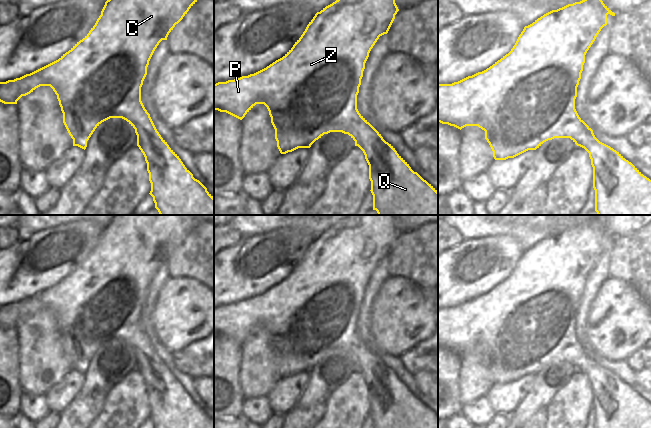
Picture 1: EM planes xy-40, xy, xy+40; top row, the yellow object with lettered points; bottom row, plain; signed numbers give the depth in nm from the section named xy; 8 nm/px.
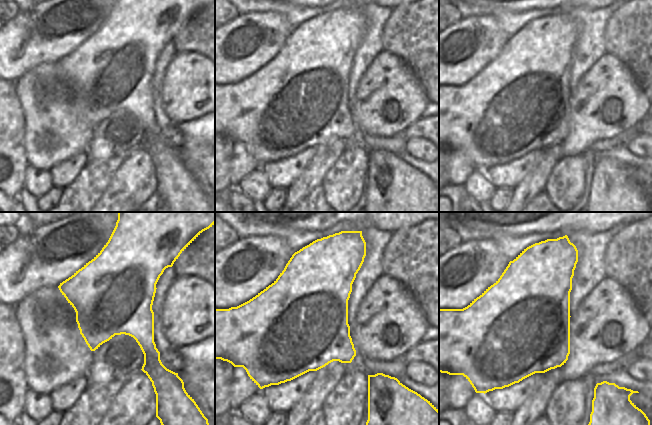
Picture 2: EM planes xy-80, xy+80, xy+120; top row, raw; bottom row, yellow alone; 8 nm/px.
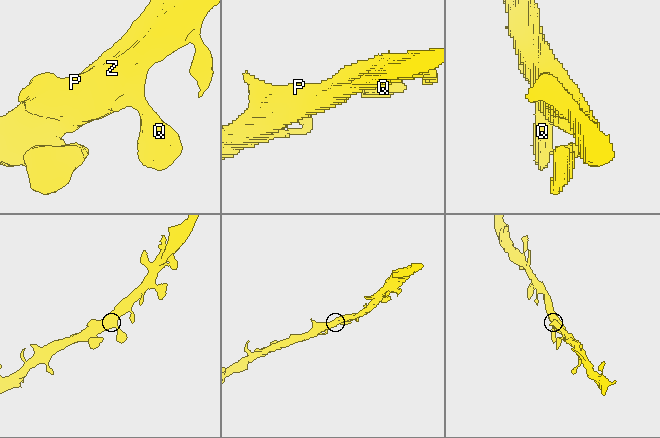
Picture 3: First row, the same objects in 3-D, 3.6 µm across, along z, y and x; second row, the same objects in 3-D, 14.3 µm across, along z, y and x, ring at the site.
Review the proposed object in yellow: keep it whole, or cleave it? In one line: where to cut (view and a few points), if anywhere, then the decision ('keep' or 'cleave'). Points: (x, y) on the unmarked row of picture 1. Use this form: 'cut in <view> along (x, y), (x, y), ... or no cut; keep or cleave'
no cut; keep

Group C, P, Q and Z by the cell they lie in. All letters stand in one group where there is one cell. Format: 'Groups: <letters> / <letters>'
Groups: C P Q Z

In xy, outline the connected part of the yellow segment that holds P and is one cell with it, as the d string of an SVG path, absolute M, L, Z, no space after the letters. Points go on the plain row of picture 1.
M358 215L356 218L342 220L315 238L301 261L282 282L254 298L214 308L214 334L226 336L242 344L256 328L264 328L269 335L271 347L275 353L277 371L281 378L292 376L298 372L310 372L316 364L330 356L342 356L348 358L355 365L355 370L358 370L363 375L365 383L369 389L369 403L371 405L370 415L373 419L373 428L438 428L438 415L417 396L414 396L411 393L409 388L397 377L395 372L383 363L381 358L359 337L357 333L357 319L359 317L359 311L361 309L361 303L363 301L363 295L369 277L379 261L388 257L398 235L399 233L395 227L393 215Z

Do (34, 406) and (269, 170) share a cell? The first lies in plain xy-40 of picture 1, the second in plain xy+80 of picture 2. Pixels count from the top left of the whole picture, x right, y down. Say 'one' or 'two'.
two

